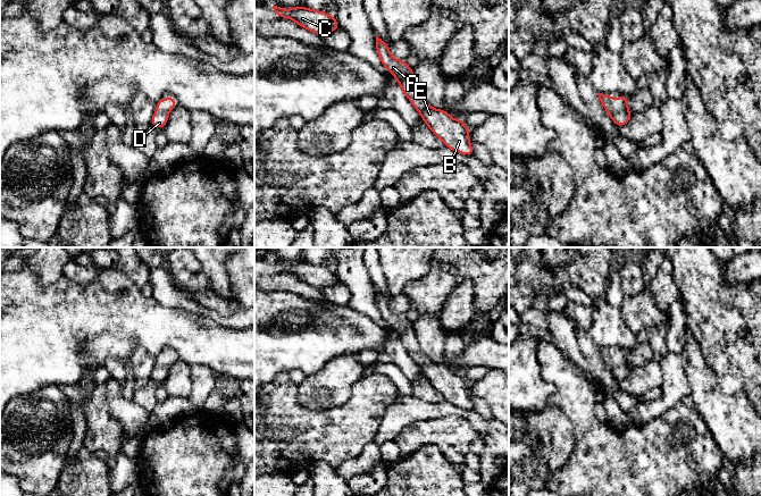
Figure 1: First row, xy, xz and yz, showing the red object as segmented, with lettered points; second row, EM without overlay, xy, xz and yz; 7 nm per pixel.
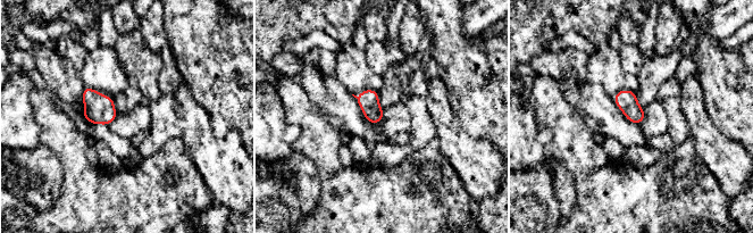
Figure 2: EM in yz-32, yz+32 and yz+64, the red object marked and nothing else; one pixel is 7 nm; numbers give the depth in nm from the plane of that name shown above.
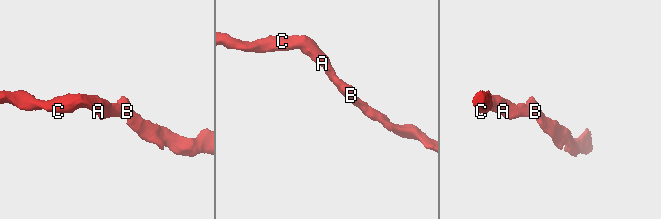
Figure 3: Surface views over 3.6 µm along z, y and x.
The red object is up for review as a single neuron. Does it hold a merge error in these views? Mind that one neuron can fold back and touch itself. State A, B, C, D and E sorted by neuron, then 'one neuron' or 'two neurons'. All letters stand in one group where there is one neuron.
A B C D E | one neuron

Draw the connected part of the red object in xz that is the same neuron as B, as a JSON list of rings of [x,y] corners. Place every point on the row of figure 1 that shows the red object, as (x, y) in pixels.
[[[376,35],[376,50],[383,66],[396,78],[403,93],[420,114],[429,129],[442,140],[449,149],[465,155],[474,155],[469,141],[469,128],[461,119],[453,119],[446,110],[430,107],[420,95],[413,69],[405,60],[392,57],[387,43]]]

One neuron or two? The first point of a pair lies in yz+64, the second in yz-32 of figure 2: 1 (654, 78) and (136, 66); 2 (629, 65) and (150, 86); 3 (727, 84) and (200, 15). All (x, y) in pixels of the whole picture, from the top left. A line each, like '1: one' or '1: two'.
1: two
2: one
3: one

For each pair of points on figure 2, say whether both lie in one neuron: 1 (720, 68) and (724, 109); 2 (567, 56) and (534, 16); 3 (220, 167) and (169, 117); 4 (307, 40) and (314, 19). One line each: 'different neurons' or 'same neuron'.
1: same neuron
2: different neurons
3: different neurons
4: different neurons

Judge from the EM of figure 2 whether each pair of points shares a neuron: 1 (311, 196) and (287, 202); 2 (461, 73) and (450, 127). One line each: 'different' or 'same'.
1: different
2: different

